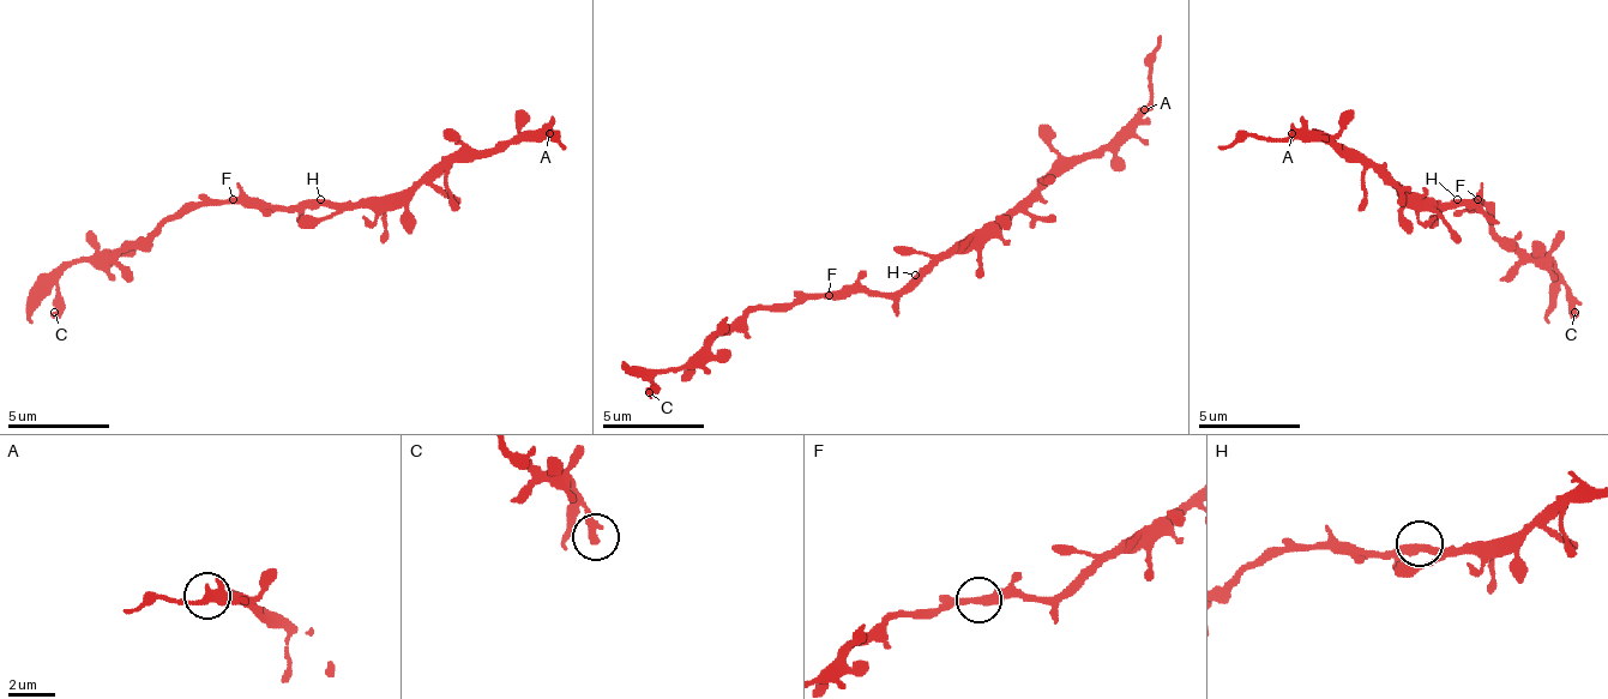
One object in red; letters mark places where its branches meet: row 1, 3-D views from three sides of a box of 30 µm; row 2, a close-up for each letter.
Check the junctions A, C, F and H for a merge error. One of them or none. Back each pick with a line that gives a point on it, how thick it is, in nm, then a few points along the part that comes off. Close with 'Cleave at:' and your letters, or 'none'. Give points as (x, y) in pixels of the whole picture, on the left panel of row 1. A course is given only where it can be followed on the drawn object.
A: Place: (549, 133). Thickness 360 nm. Course of the part to remove: (550, 132), (566, 148)
Cleave at: A

